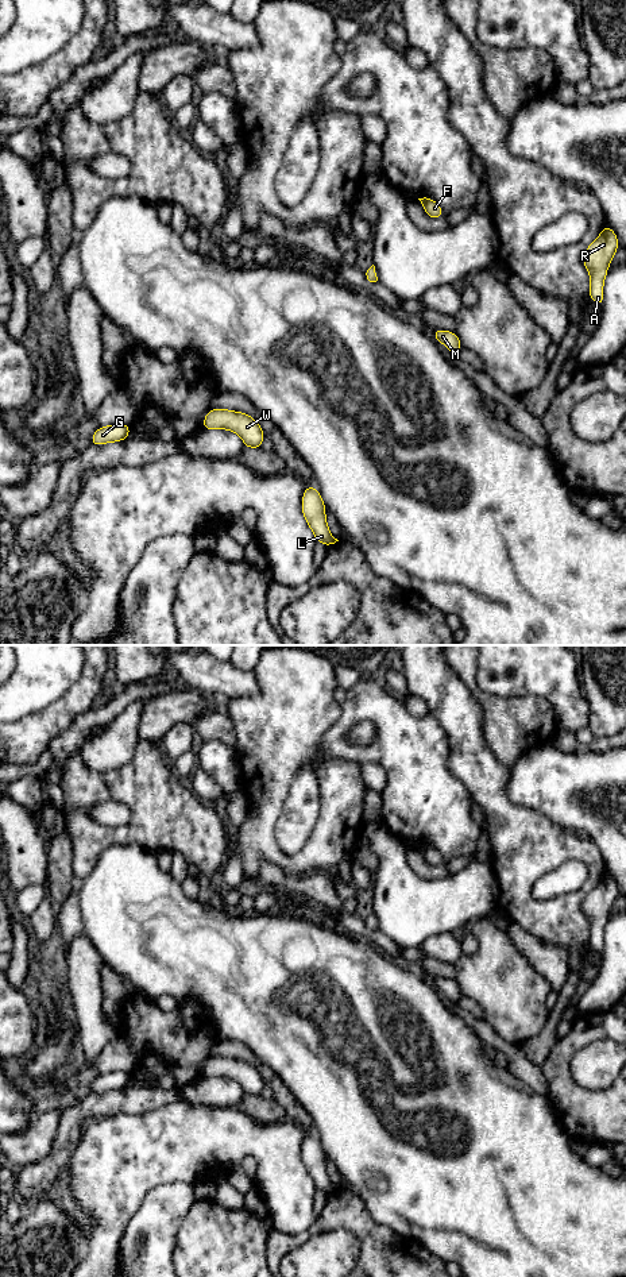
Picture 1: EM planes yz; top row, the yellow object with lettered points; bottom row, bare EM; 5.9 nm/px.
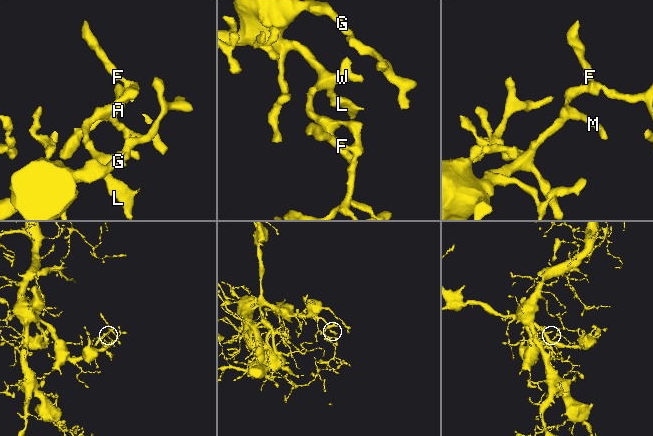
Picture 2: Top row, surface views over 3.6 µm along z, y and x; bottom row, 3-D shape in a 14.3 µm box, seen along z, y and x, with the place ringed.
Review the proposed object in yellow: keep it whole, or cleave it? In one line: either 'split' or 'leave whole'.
leave whole

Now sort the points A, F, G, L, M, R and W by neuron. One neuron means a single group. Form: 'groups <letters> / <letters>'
groups A F G L M R W

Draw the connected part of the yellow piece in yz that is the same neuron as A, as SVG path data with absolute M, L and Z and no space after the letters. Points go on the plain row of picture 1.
M606 873L583 902L583 911L590 922L590 946L600 954L603 954L604 926L618 895L615 880Z

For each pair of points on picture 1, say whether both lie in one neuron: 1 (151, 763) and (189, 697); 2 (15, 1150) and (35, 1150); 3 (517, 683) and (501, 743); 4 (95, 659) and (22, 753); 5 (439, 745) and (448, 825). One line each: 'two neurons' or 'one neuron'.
1: two neurons
2: one neuron
3: two neurons
4: one neuron
5: one neuron

